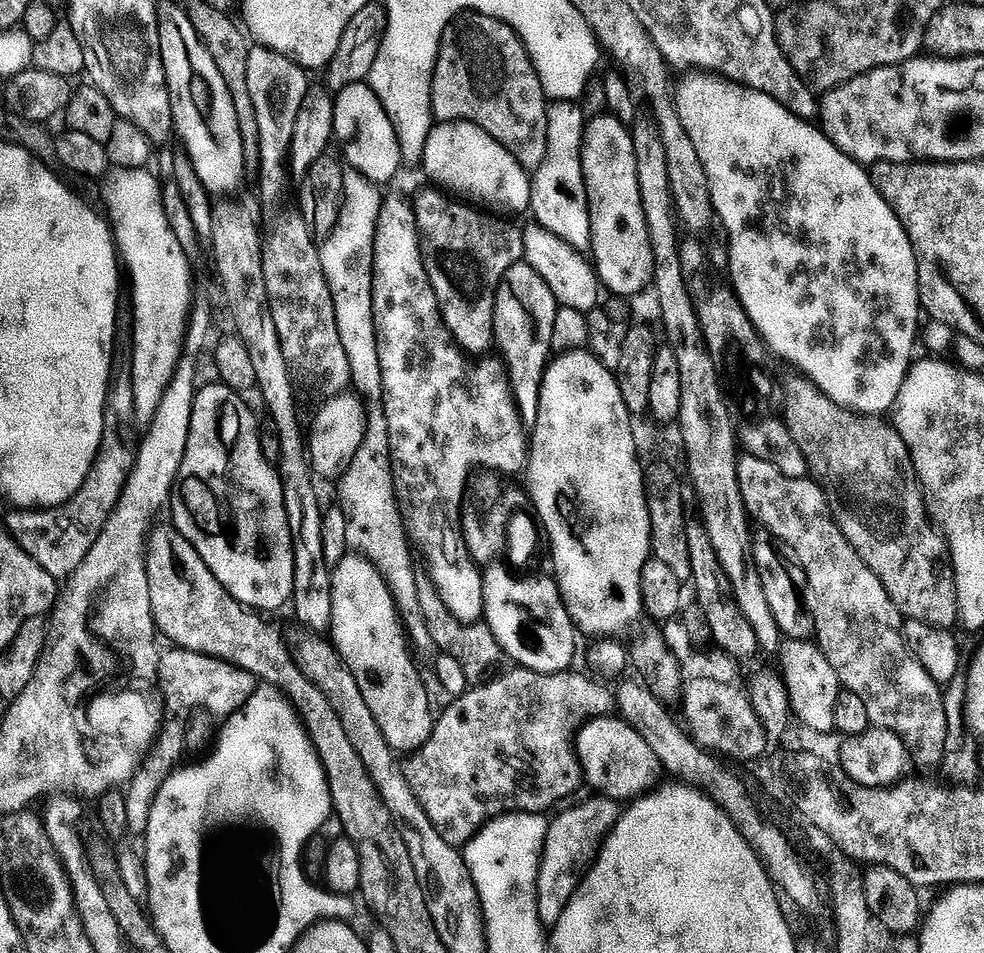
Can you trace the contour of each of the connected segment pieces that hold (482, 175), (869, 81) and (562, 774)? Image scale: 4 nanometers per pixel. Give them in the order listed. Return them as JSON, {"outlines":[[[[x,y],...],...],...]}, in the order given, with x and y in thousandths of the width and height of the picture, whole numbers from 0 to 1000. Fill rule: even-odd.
{"outlines":[[[[473,126],[440,129],[431,154],[429,177],[444,198],[491,216],[504,225],[534,222],[541,217],[541,191],[538,177],[532,176],[514,153],[506,150],[494,136]]],[[[951,61],[939,62],[918,63],[916,67],[902,67],[898,71],[877,76],[875,80],[862,84],[853,92],[836,98],[834,105],[837,106],[833,109],[834,127],[832,126],[835,137],[873,172],[921,172],[921,162],[917,157],[917,143],[921,143],[921,130],[937,130],[937,113],[951,113]]],[[[527,699],[521,700],[519,703],[521,705],[514,706],[509,714],[504,714],[505,711],[497,712],[487,720],[477,721],[472,729],[462,731],[458,736],[459,740],[448,751],[446,748],[445,754],[440,759],[439,773],[425,788],[418,790],[409,802],[411,815],[415,824],[419,826],[419,832],[425,837],[425,842],[430,846],[431,852],[437,858],[439,866],[449,875],[449,879],[453,879],[453,884],[457,884],[465,891],[471,891],[472,887],[477,886],[487,875],[488,870],[504,859],[505,856],[511,856],[518,852],[553,854],[558,851],[556,848],[563,847],[568,839],[583,834],[588,829],[589,823],[591,827],[593,807],[589,805],[589,792],[585,790],[585,774],[589,771],[590,764],[598,757],[619,750],[624,743],[623,727],[621,725],[617,726],[613,722],[615,719],[601,708],[598,708],[599,710],[588,709],[585,703],[564,705],[563,707],[547,707],[543,703]]]]}

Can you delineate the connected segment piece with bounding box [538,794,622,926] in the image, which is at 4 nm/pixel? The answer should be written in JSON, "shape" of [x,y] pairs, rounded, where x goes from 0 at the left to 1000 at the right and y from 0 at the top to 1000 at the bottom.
{"shape":[[[609,833],[577,848],[557,867],[553,885],[553,899],[549,902],[549,965],[554,972],[563,972],[571,963],[575,951],[585,943],[585,935],[593,919],[606,905],[618,876],[630,860],[631,845],[618,835]]]}

